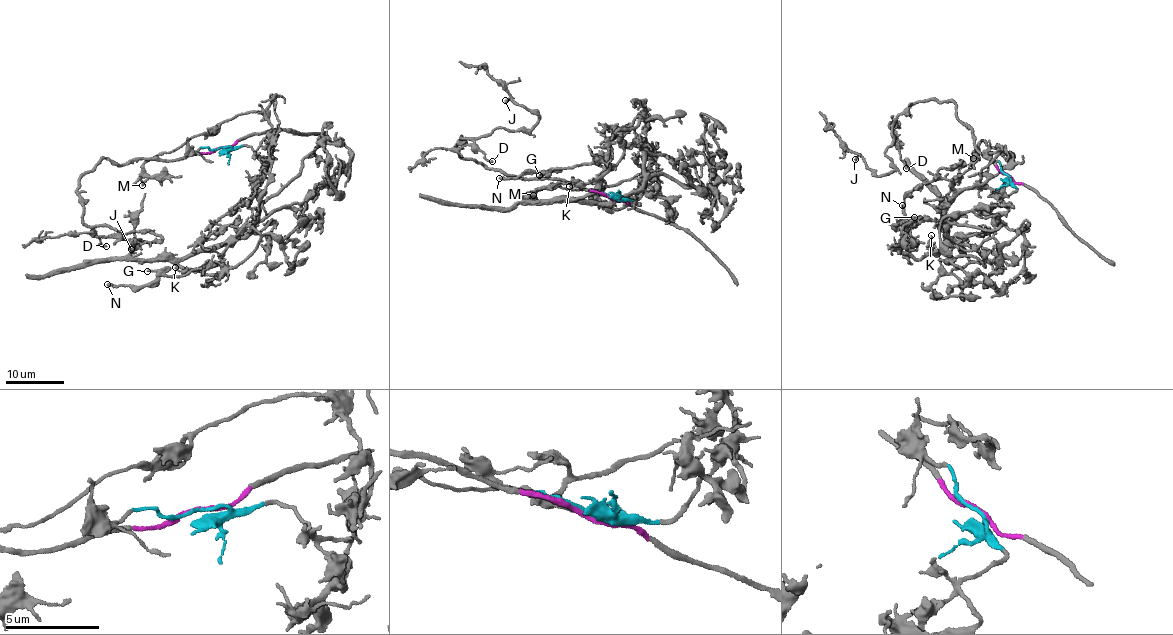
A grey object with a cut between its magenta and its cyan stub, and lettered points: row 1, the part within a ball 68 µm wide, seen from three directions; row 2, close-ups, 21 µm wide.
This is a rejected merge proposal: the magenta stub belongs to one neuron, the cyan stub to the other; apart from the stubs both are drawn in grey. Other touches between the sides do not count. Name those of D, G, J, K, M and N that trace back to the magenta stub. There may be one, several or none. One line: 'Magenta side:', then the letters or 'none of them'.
Magenta side: D, J

